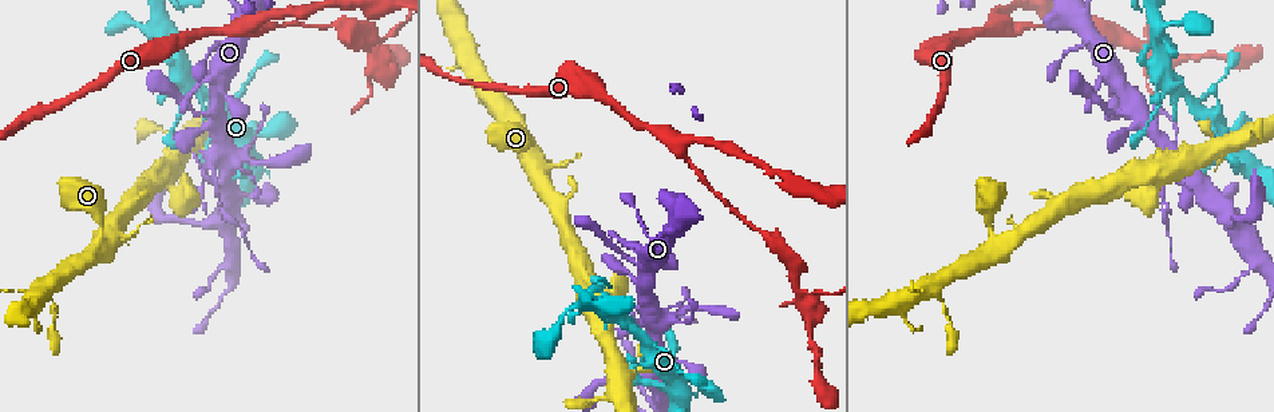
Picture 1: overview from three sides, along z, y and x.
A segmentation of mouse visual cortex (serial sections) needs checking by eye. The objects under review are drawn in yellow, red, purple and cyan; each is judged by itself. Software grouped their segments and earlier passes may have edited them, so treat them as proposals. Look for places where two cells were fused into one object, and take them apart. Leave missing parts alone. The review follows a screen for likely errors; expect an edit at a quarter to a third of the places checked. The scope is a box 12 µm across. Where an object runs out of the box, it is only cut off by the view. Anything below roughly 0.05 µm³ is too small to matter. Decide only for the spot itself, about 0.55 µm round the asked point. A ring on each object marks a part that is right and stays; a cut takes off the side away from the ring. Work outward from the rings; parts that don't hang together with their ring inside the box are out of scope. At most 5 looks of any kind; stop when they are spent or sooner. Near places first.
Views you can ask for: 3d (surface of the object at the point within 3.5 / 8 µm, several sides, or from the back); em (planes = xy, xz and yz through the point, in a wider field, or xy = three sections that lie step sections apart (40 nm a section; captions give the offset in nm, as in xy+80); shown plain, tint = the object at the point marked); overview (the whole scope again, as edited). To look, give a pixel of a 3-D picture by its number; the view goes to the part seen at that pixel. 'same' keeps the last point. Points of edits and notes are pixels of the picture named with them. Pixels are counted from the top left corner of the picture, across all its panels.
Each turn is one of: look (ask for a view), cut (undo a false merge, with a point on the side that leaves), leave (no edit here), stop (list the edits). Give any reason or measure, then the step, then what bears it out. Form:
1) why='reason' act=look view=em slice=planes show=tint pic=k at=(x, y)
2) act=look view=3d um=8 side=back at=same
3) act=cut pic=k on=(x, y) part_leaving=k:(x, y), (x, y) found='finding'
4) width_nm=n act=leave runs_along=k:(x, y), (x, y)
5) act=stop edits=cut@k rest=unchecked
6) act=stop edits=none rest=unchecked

why='sudden change in width' act=look view=3d um=3.5 pic=1 at=(1002, 23)

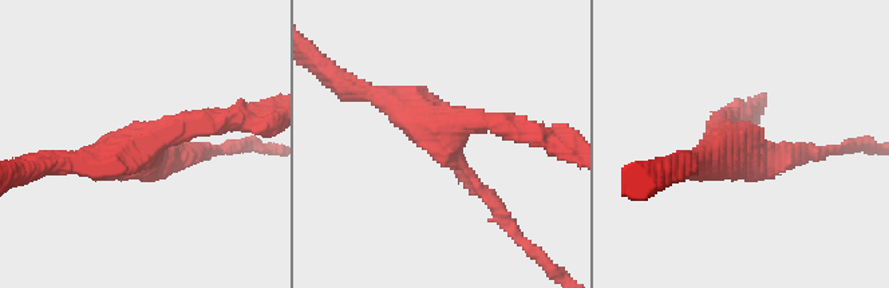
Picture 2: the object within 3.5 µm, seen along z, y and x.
arms=3 arm_widths_nm=150,250,250 act=look view=em slice=xy step=1 show=tint pic=2 at=(140, 149)

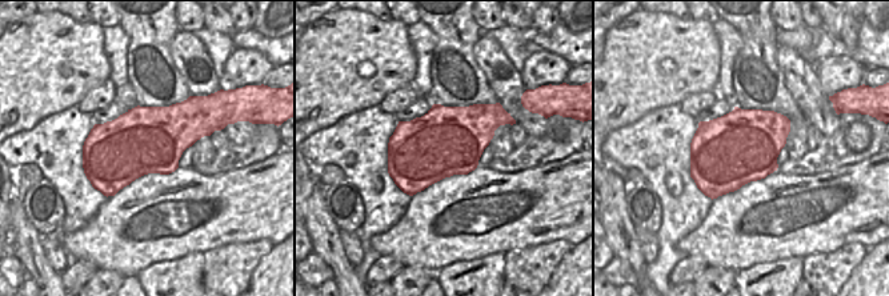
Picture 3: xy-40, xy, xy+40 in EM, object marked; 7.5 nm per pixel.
why='another direction' act=look view=em slice=planes show=tint at=same

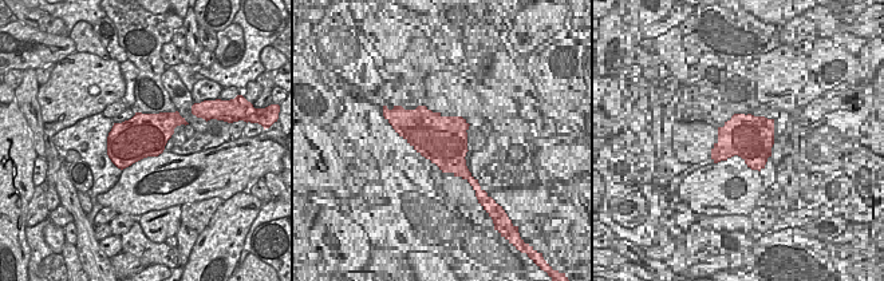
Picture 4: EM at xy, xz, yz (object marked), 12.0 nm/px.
act=leave runs_along=2:(368, 90), (442, 138), (488, 197) found='one cell here'

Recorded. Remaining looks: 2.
why='thin arm on a thick one' act=look view=em slice=xy step=5 show=tint pic=1 at=(188, 81)

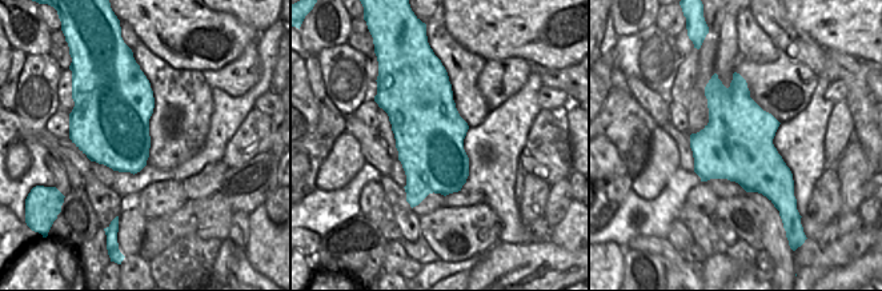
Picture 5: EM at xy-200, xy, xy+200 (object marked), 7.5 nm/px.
why='wider look' act=look view=3d um=3.5 at=same

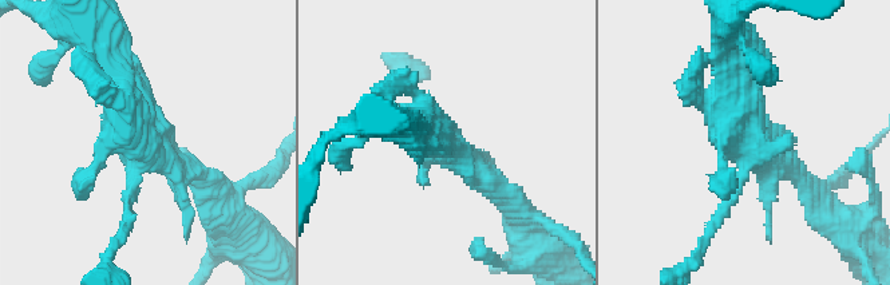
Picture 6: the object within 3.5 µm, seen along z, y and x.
width_nm=550 act=leave runs_along=6:(193, 173), (139, 141), (107, 42) found='all the same cell'

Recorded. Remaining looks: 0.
act=stop edits=none rest=unchecked

